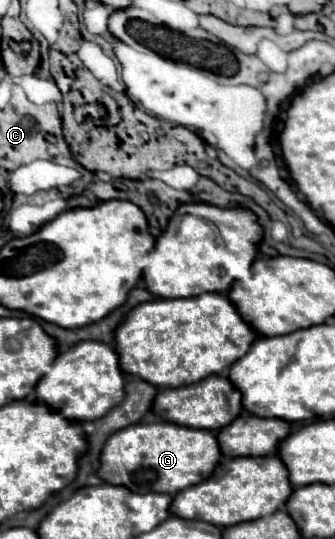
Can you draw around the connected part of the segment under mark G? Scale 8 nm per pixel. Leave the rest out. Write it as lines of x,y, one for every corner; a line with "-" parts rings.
169,421
137,423
113,433
101,453
99,477
111,485
125,485
133,493
169,493
177,495
189,485
207,481
219,465
223,453
215,433
207,429
189,429

